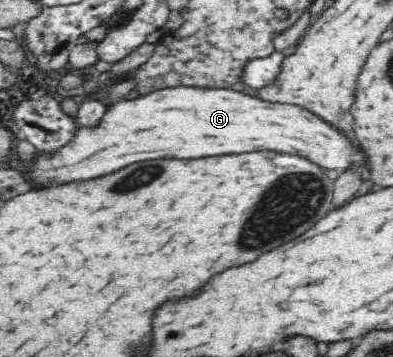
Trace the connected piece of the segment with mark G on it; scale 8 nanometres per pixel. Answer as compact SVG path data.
M166 88L154 94L146 94L138 100L120 101L106 110L100 124L95 128L80 128L74 138L52 154L41 154L29 173L22 172L28 179L34 179L38 189L41 186L64 184L72 180L88 180L96 176L110 174L120 170L132 162L154 160L154 158L204 158L204 156L220 156L220 154L244 154L250 150L274 150L278 154L295 154L316 164L324 170L348 172L352 168L368 168L366 152L354 144L342 130L334 128L322 117L310 110L293 104L268 102L234 89L216 88Z

